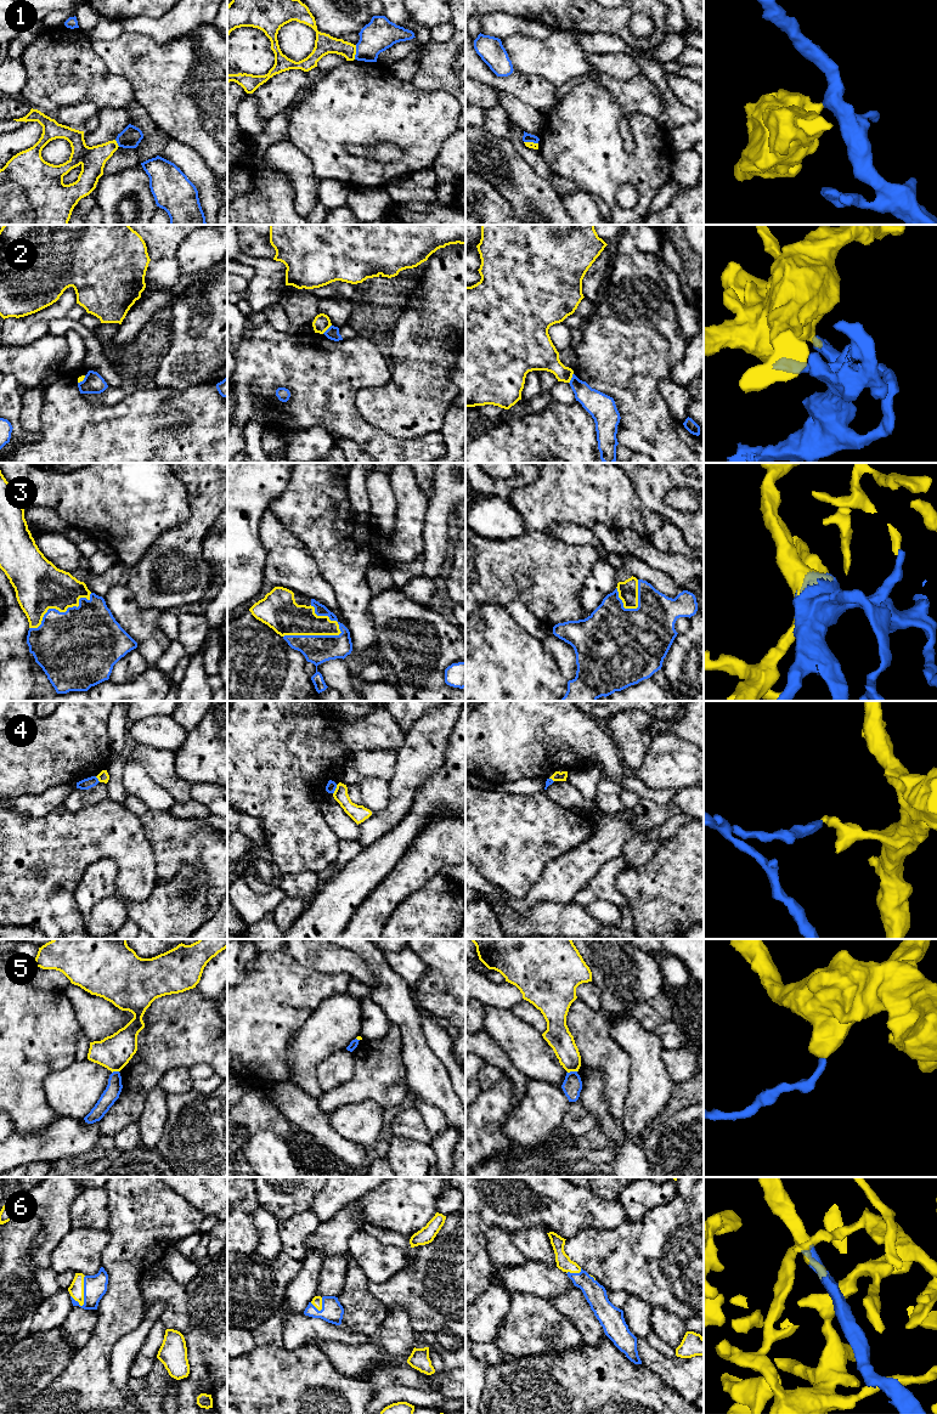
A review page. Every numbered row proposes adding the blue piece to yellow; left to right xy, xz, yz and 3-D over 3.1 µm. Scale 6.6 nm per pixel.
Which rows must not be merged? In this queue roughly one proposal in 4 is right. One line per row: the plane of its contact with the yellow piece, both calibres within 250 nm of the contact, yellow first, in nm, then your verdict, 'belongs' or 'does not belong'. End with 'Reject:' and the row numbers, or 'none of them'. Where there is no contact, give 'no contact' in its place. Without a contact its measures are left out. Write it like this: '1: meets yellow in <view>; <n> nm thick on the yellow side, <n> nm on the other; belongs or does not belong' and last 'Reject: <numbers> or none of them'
1: meets yellow in xz; 140 nm thick on the yellow side, 220 nm on the other; does not belong
2: meets yellow in yz; 200 nm thick on the yellow side, 160 nm on the other; does not belong
3: meets yellow in xz; 240 nm thick on the yellow side, 190 nm on the other; belongs
4: meets yellow in xz; 110 nm thick on the yellow side, 70 nm on the other; does not belong
5: meets yellow in yz; 160 nm thick on the yellow side, 130 nm on the other; does not belong
6: meets yellow in xy; 100 nm thick on the yellow side, 160 nm on the other; belongs
Reject: 1, 2, 4, 5

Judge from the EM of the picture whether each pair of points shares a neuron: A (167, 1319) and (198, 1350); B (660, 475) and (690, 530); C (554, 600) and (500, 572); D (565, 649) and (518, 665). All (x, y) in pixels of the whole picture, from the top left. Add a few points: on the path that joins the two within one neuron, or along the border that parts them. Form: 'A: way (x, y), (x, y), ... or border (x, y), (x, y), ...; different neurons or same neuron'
A: way (176, 1319), (198, 1340); same neuron
B: way (659, 490), (659, 503), (676, 518); same neuron
C: way (541, 587), (534, 580), (513, 572); same neuron
D: border (541, 640), (545, 650), (554, 660), (565, 678); different neurons

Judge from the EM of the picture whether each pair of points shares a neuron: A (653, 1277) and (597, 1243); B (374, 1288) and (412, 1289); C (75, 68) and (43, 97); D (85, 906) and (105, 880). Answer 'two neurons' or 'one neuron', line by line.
A: one neuron
B: one neuron
C: one neuron
D: one neuron

